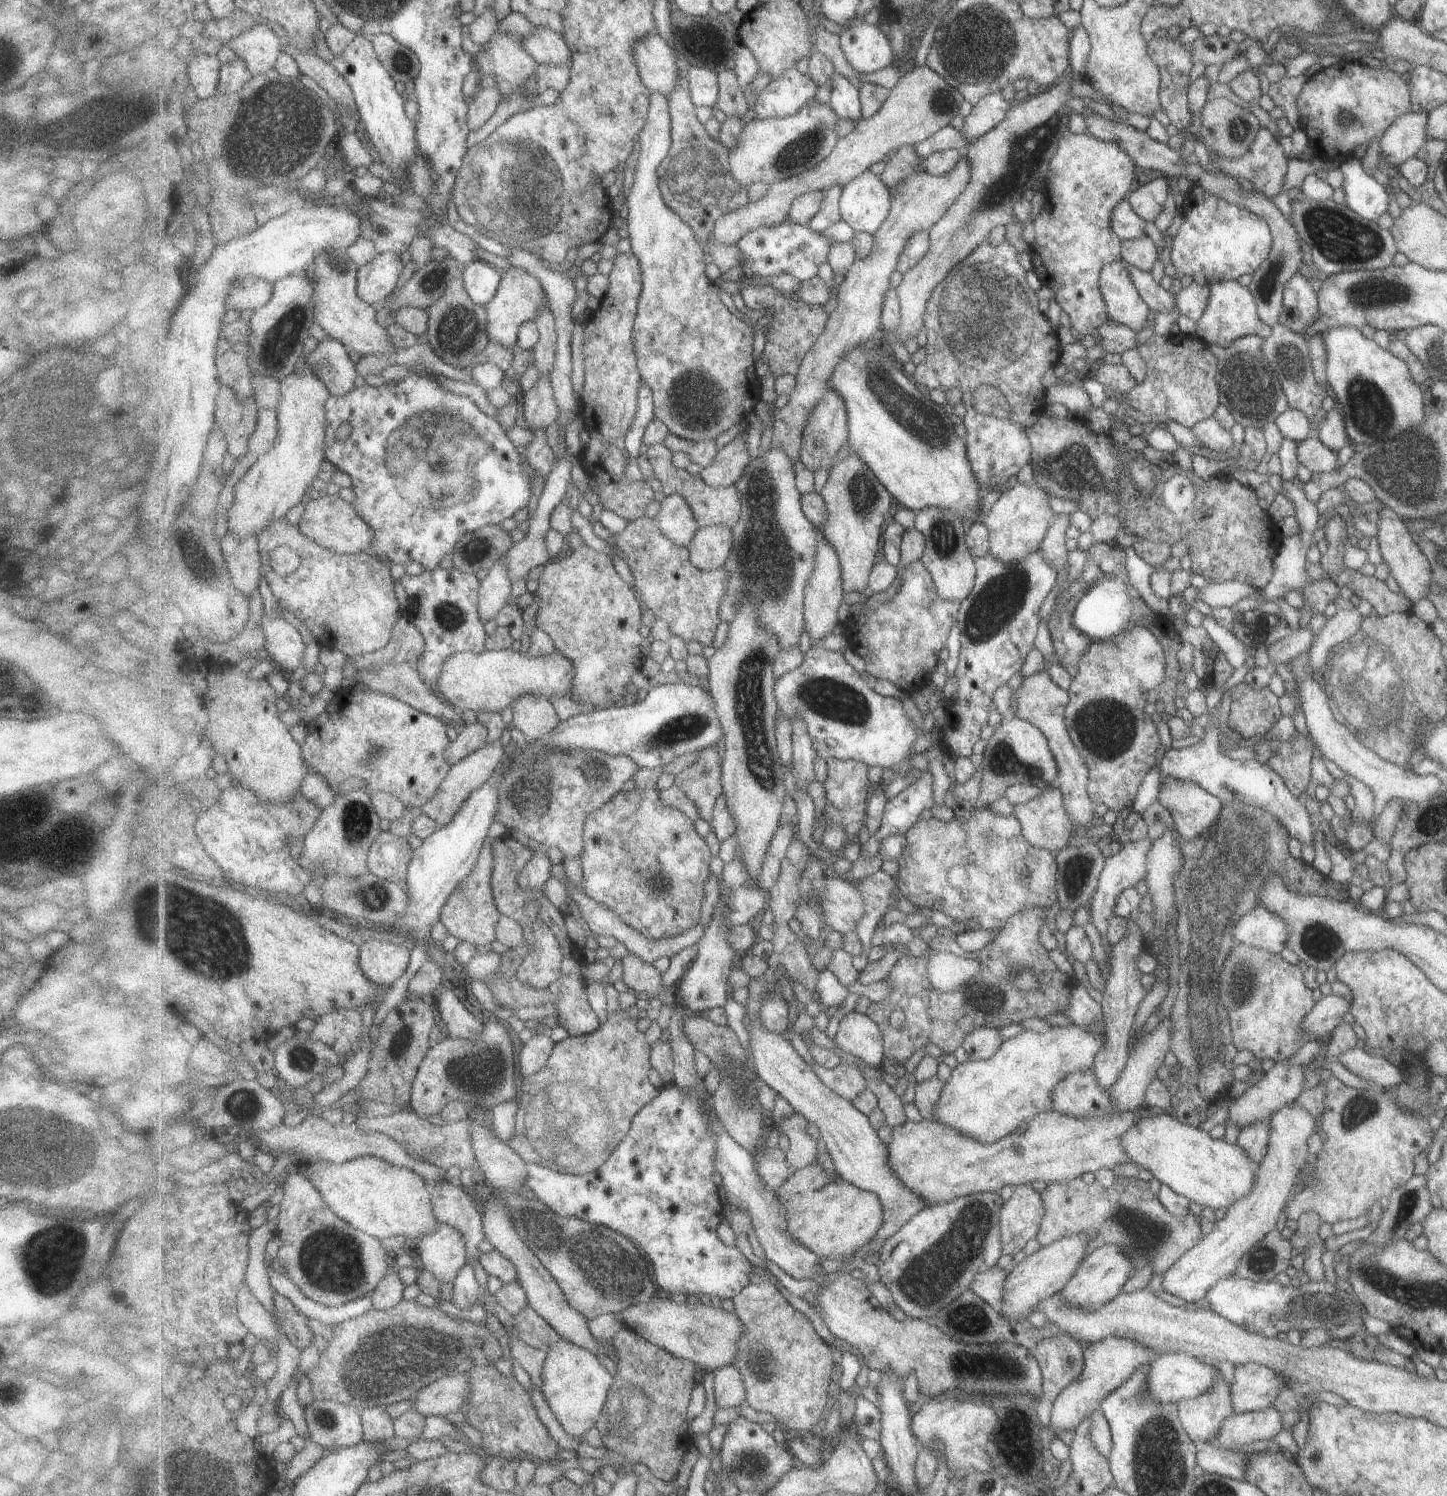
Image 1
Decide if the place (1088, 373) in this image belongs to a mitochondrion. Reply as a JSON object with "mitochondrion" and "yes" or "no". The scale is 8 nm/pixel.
{"mitochondrion":"no"}

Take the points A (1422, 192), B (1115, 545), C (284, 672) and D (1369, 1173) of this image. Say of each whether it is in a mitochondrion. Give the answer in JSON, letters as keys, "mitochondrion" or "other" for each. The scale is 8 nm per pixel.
{"A":"other","B":"other","C":"other","D":"other"}

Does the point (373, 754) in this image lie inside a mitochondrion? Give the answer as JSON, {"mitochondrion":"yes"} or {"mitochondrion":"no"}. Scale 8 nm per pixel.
{"mitochondrion":"yes"}

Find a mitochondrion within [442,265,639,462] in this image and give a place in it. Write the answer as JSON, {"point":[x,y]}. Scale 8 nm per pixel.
{"point":[459,325]}

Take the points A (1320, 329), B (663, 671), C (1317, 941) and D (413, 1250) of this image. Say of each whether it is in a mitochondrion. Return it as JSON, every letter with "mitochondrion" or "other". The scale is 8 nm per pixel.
{"A":"other","B":"other","C":"mitochondrion","D":"other"}

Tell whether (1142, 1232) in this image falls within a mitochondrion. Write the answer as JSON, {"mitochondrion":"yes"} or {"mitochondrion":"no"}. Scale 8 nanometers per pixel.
{"mitochondrion":"yes"}

